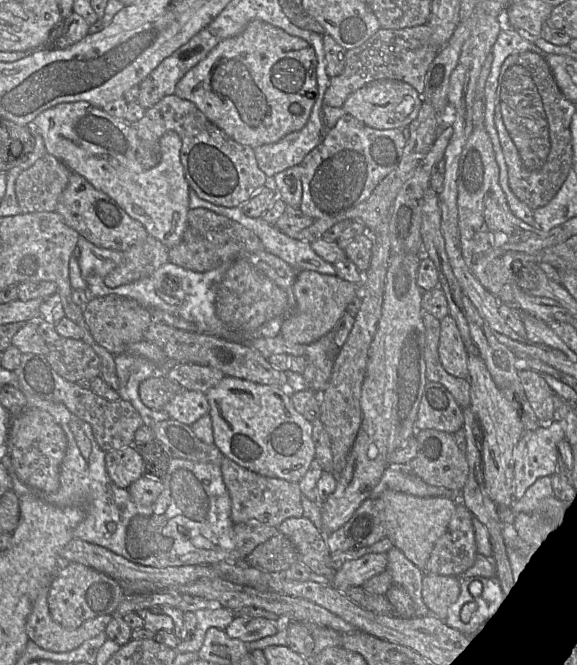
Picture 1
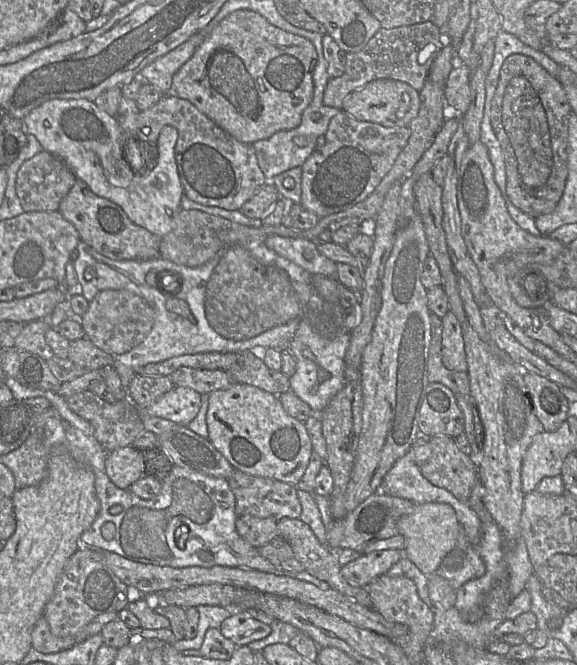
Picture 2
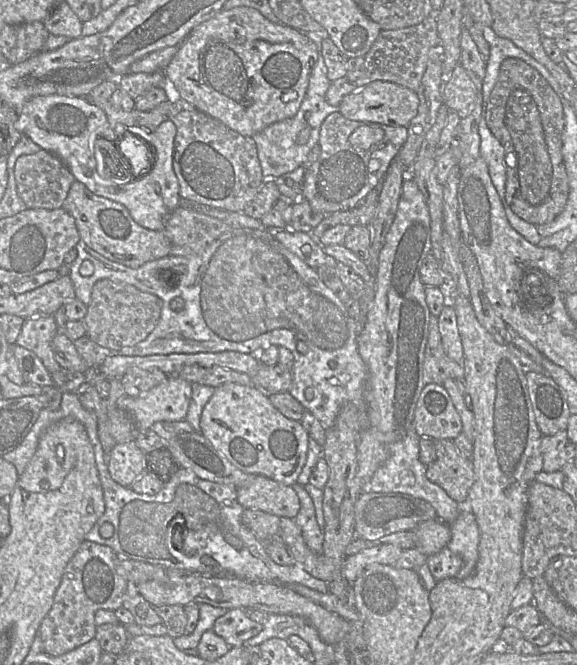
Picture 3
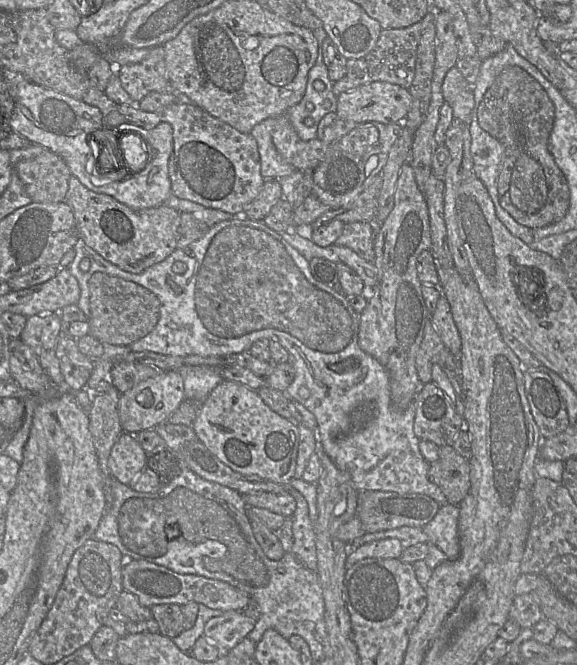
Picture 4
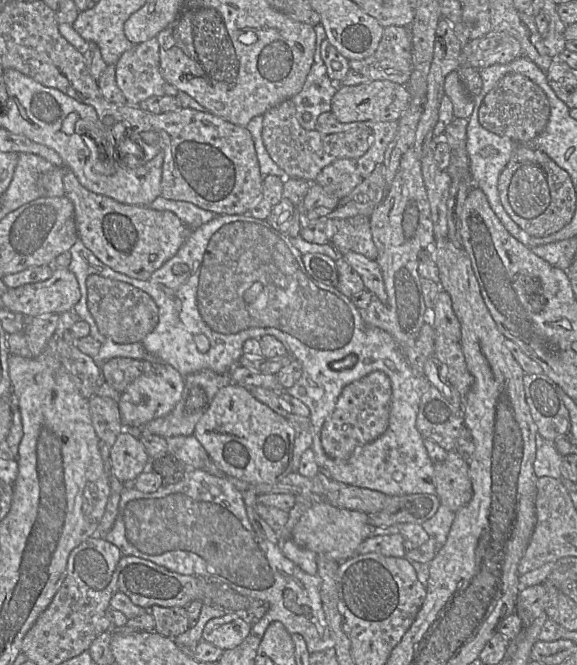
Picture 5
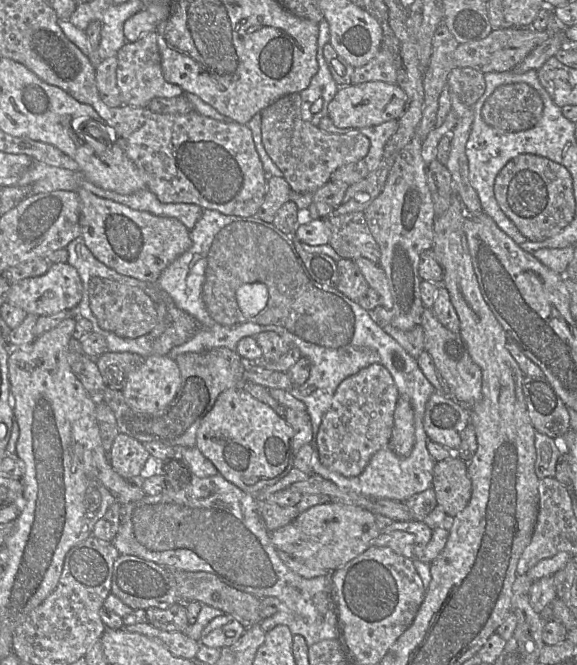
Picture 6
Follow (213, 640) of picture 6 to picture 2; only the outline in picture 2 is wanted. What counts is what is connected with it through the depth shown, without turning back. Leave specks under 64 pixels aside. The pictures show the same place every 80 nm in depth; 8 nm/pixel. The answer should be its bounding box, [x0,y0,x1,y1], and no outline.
[219,611,272,646]

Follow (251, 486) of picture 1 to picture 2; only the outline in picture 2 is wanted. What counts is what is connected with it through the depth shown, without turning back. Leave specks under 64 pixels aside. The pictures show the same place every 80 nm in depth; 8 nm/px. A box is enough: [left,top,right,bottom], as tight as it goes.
[227,469,301,521]

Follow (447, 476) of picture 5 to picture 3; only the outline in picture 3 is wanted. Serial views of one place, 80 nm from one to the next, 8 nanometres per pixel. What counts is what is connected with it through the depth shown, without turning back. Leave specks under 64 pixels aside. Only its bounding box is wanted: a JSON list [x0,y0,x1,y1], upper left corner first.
[426,440,474,504]

